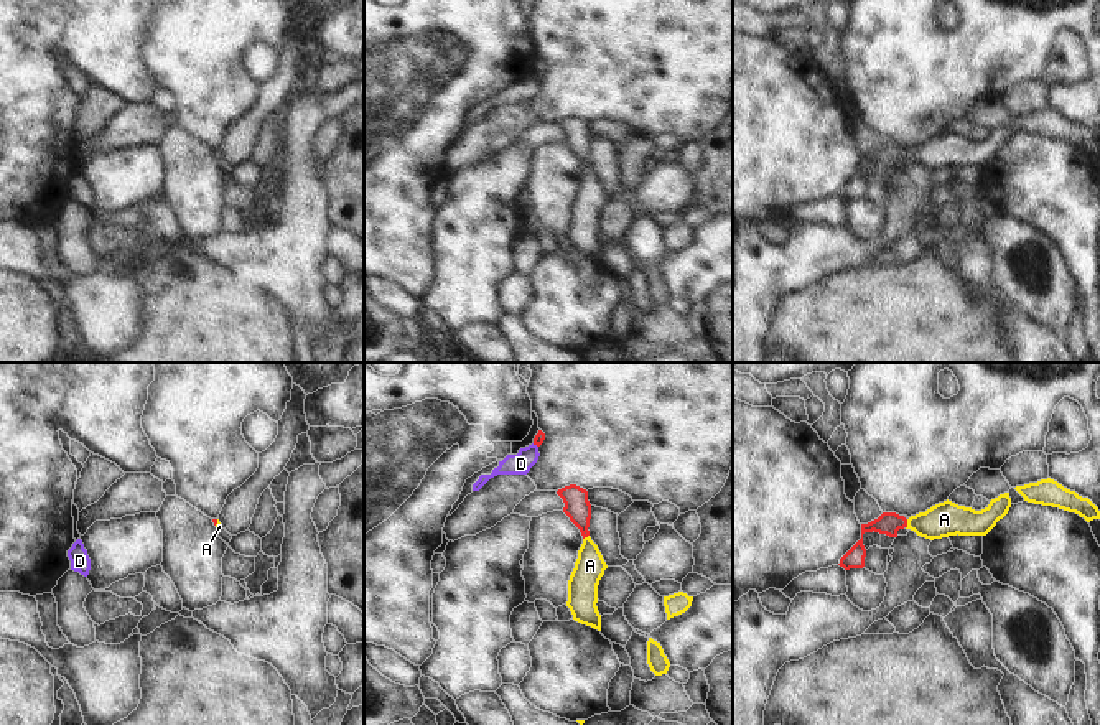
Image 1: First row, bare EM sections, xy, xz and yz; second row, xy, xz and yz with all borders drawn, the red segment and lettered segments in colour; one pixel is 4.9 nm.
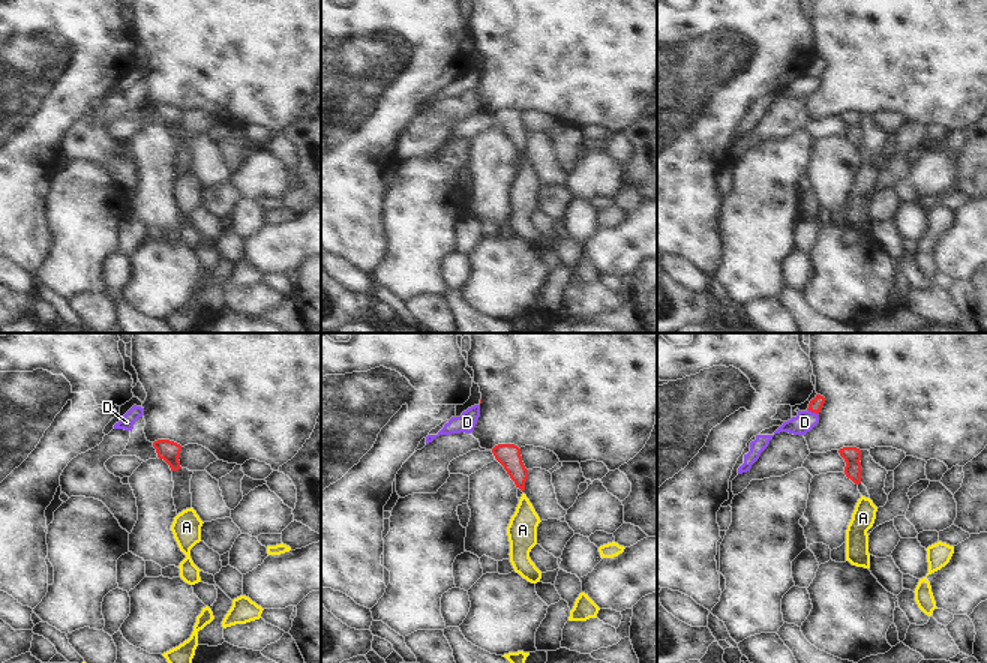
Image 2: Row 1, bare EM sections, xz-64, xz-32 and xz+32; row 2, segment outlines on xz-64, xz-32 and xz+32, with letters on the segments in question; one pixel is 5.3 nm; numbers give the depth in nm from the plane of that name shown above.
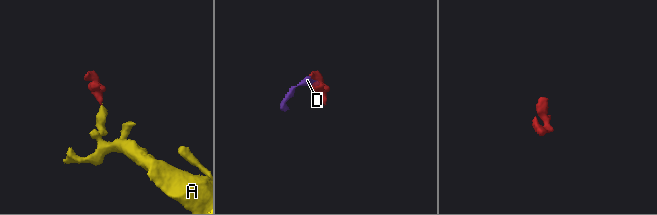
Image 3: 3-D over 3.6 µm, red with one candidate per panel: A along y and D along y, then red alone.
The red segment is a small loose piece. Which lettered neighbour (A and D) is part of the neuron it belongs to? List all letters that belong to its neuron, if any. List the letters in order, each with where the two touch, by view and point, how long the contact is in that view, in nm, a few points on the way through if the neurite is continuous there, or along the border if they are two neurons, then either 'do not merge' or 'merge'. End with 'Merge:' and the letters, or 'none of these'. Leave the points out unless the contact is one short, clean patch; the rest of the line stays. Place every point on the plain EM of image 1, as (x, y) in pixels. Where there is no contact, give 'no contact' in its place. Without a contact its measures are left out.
A: contact yz (906, 155); length 50 nm; way yz (888, 154), (906, 155), (944, 150); merge
D: contact xz (536, 74); length 40 nm; border xz (532, 74), (537, 78); do not merge
Merge: A

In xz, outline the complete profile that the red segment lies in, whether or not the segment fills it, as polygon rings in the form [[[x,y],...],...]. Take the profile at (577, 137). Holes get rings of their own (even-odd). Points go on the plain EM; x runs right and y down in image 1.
[[[570,115],[557,122],[563,130],[563,143],[580,160],[583,175],[578,181],[575,199],[568,211],[568,232],[573,250],[601,262],[601,246],[598,242],[598,216],[608,199],[598,176],[590,168],[591,135],[588,122]]]

